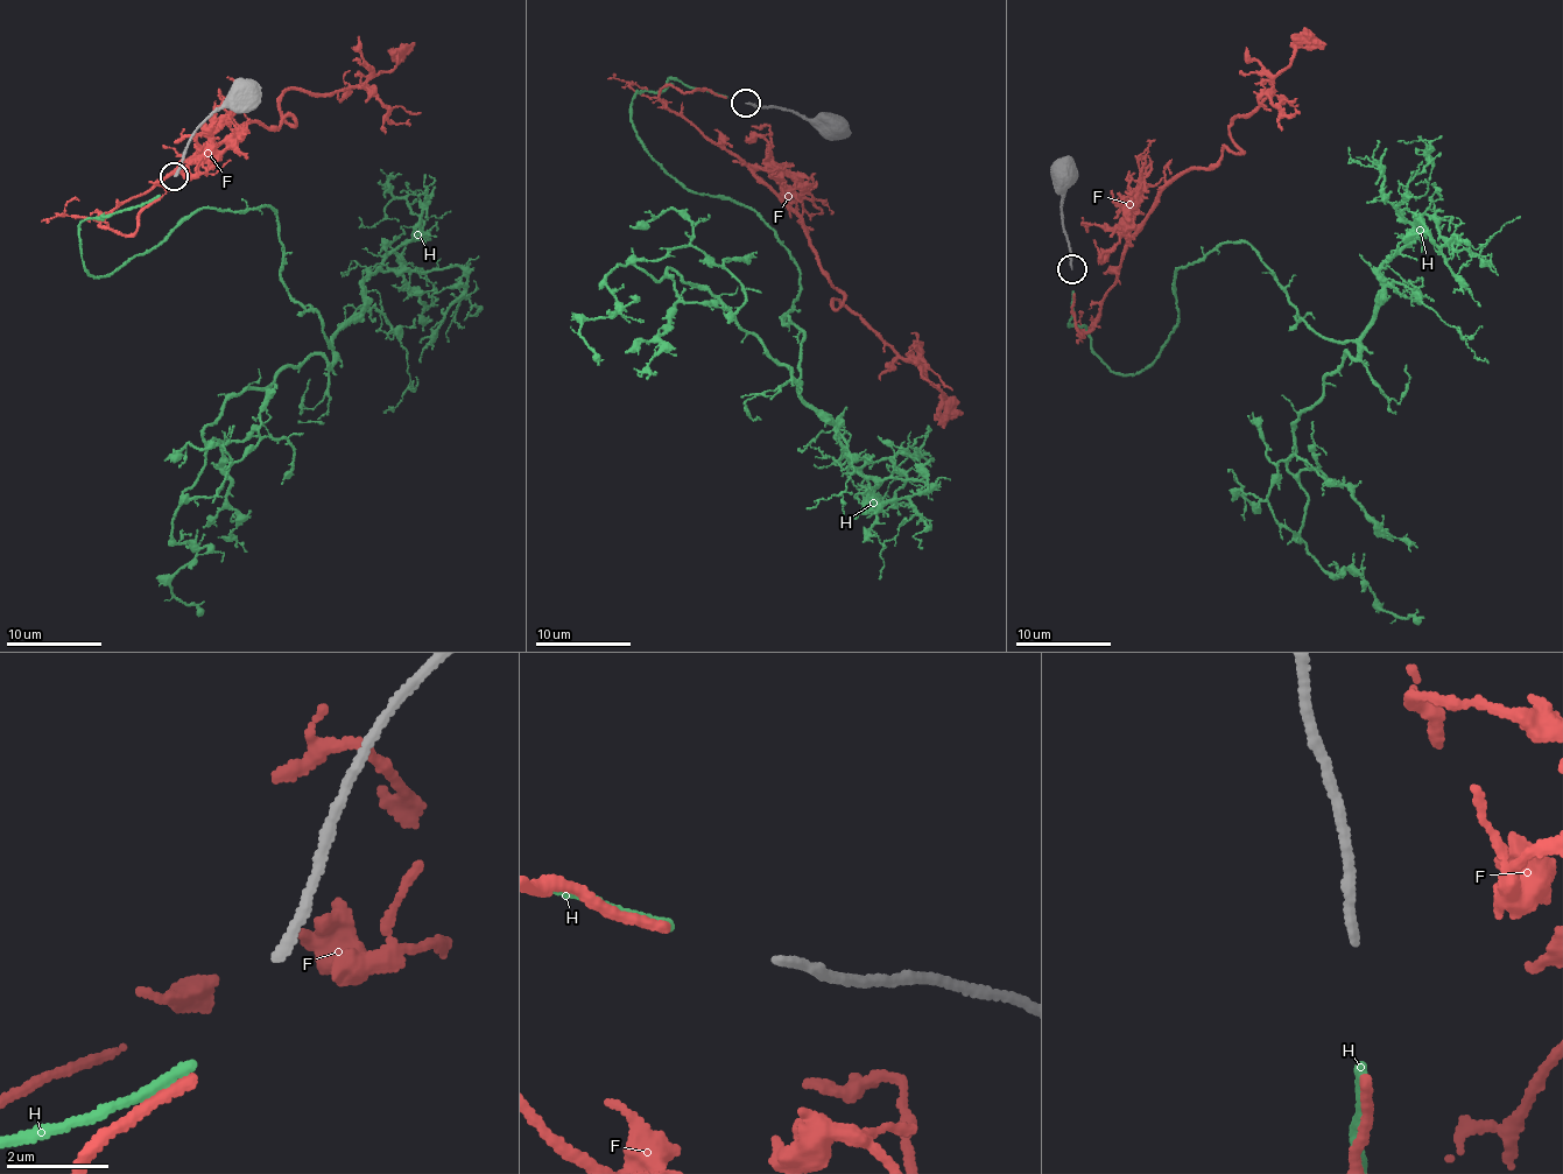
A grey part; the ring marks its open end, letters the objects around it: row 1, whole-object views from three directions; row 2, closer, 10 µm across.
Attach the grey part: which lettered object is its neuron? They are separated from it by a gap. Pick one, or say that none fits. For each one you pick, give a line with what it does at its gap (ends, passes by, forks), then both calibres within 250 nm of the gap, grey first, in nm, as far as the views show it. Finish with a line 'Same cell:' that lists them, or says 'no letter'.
H: it ends there; 190 nm thick on the grey side, 200 nm on the other
Same cell: H

